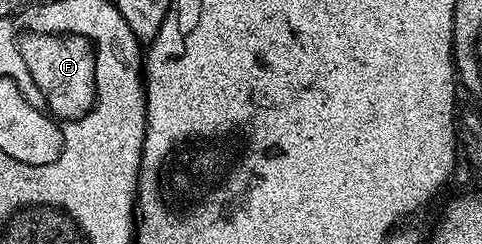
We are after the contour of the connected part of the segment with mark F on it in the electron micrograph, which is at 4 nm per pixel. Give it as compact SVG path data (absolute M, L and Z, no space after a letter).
M28 23L19 36L18 50L26 64L29 80L38 89L38 97L50 104L55 118L75 124L83 121L97 106L100 43L90 37L90 33L74 33L74 29L42 29L42 25Z

